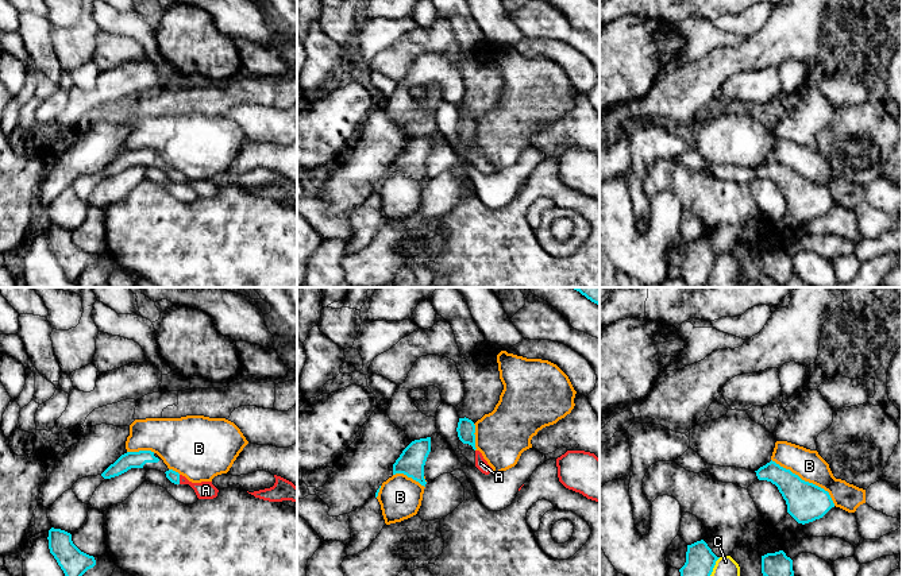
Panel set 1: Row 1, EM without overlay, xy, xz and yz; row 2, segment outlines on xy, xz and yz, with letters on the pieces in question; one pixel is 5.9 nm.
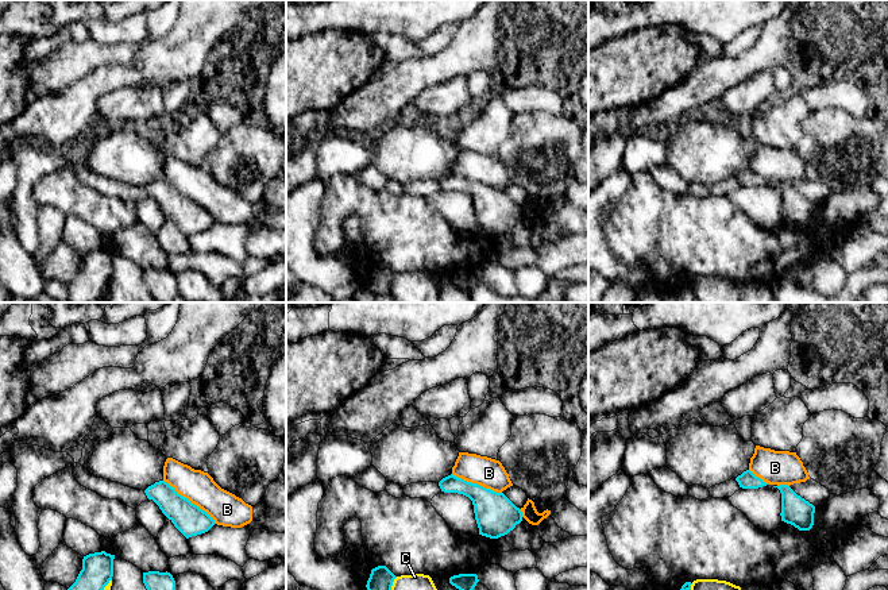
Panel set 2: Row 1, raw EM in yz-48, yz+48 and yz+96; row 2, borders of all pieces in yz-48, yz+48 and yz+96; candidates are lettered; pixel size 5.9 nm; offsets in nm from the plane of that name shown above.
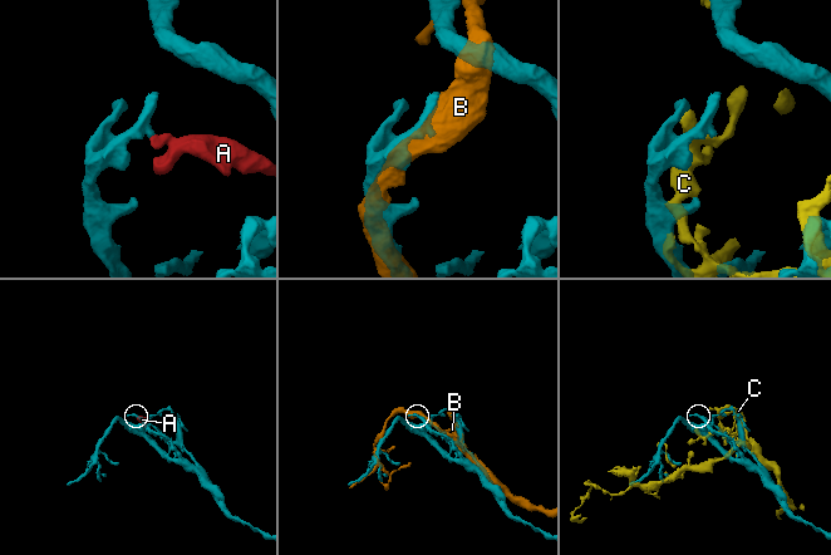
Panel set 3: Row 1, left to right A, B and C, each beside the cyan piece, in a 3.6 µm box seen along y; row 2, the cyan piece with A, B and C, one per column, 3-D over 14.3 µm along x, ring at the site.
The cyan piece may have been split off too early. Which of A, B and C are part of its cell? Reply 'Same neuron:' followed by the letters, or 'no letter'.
Same neuron: A

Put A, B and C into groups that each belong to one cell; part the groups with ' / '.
A / B / C

